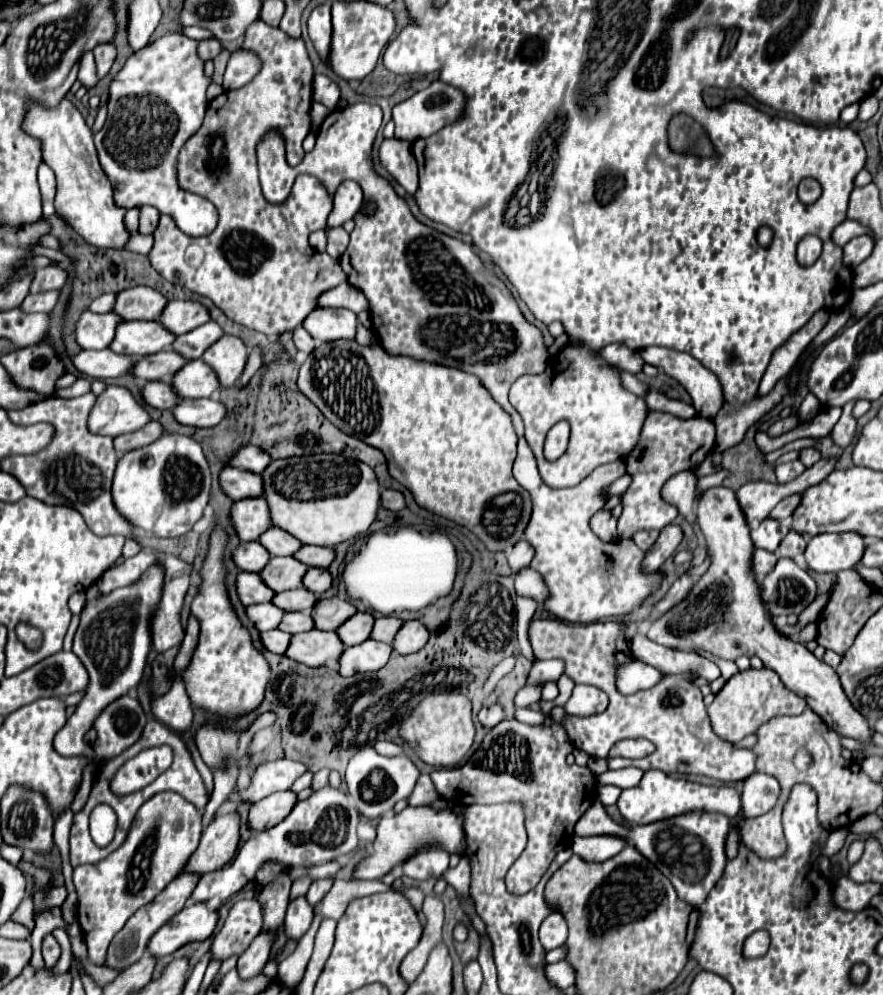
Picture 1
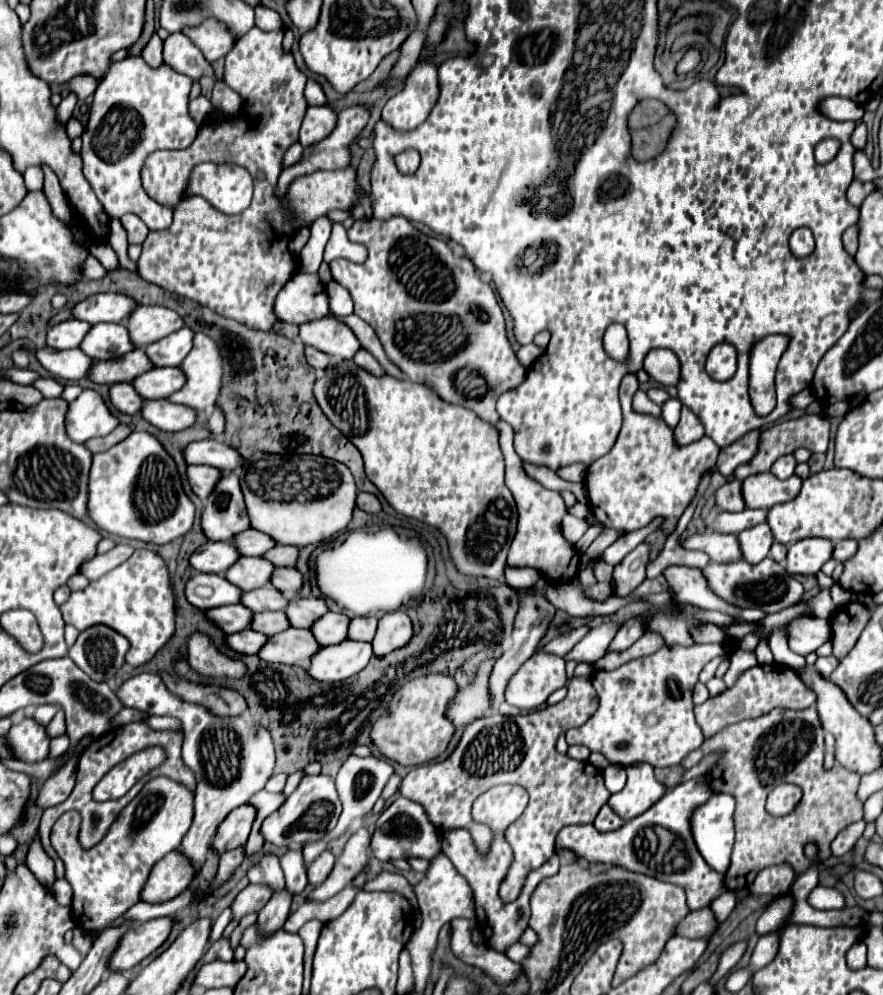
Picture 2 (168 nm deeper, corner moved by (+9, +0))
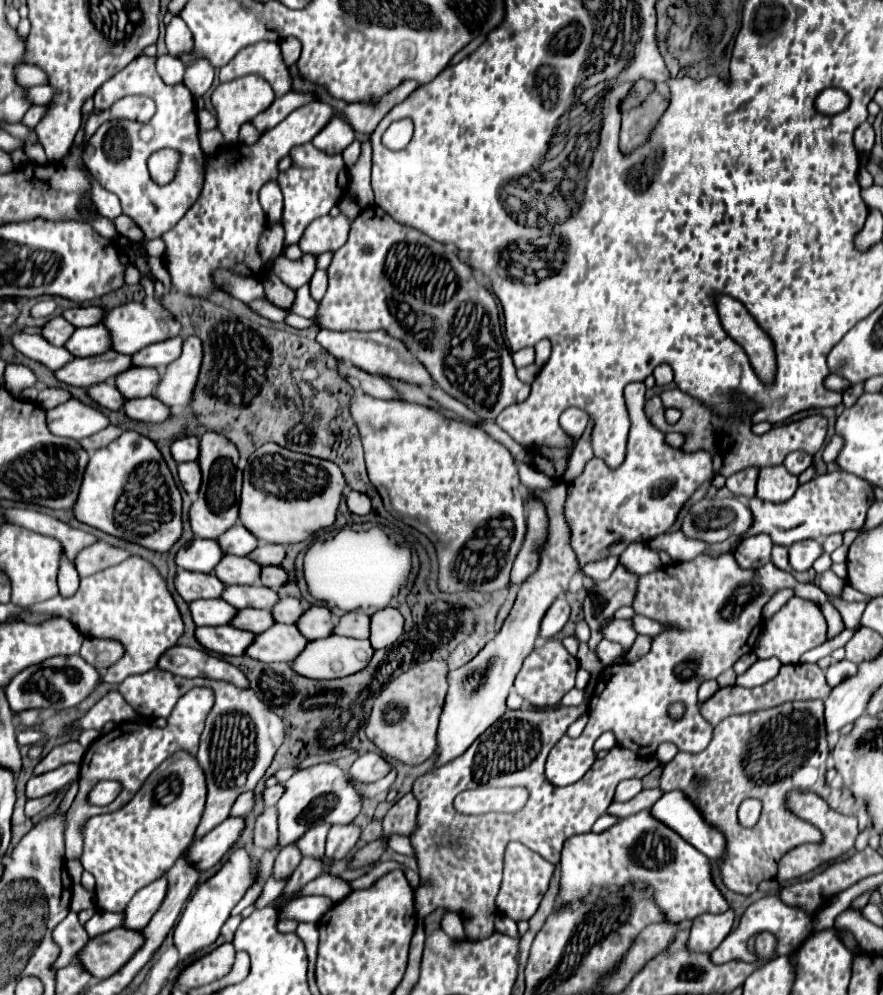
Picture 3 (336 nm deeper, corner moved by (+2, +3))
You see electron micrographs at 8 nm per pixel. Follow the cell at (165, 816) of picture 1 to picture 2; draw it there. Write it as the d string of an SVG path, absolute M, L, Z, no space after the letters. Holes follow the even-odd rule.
M157 777L121 811L103 843L85 851L79 845L77 811L67 811L57 819L51 831L51 845L65 863L65 879L73 889L73 917L83 931L101 933L127 909L141 901L141 891L149 879L151 867L169 851L175 851L193 821L193 793L177 781Z

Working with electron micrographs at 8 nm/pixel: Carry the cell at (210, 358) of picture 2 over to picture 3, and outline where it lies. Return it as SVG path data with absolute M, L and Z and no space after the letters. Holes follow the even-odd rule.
M190 336L184 338L182 354L166 366L162 372L160 384L154 390L154 396L166 404L172 412L172 408L188 406L192 400L192 388L196 386L196 376L200 370L200 356L202 356L202 344L200 338Z

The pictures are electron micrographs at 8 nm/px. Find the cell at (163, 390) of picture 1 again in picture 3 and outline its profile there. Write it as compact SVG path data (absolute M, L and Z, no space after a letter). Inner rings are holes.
M112 382L94 384L94 386L90 386L86 392L88 392L88 396L90 396L96 404L100 404L100 406L104 406L104 408L108 408L108 410L120 410L120 408L124 406L124 398L120 396L118 388L116 388Z

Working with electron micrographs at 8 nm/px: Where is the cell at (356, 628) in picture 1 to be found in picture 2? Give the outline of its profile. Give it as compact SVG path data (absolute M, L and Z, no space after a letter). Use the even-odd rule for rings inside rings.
M329 611L325 613L315 625L313 625L313 635L315 639L327 647L327 645L337 645L341 641L347 639L347 631L349 631L349 623L351 619L345 613L335 613Z

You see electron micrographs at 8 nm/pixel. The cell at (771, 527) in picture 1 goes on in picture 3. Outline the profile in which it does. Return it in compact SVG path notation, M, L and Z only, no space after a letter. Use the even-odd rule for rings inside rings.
M766 534L760 536L752 536L752 538L744 538L740 540L740 544L736 546L736 550L732 552L738 566L740 568L760 568L766 562L770 562L770 550L772 550L772 540Z

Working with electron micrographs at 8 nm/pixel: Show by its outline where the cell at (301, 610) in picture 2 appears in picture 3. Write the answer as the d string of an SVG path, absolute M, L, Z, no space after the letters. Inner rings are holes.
M298 598L278 600L278 604L272 608L274 622L280 622L280 624L294 624L296 616L300 616L300 612L304 612L304 610L302 610L302 604Z

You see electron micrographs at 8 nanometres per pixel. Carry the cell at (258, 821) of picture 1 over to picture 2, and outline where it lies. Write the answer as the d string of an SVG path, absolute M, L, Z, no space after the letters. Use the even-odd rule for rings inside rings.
M241 805L233 809L217 829L217 837L211 843L213 849L217 853L225 853L229 849L243 847L251 833L251 825L255 817L257 817L257 809L253 805Z

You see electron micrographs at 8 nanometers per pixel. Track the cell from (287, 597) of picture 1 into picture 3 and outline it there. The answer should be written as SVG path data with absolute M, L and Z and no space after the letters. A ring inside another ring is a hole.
M262 584L226 586L220 598L226 600L236 610L242 610L242 608L264 608L264 610L270 610L278 602L276 590L264 588Z

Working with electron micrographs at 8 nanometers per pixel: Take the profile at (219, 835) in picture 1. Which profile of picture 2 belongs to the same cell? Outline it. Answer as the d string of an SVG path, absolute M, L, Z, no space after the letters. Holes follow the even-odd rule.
M171 851L165 855L165 859L155 863L149 875L149 883L145 883L145 891L141 891L141 901L161 903L173 899L185 891L197 875L199 871L187 855L181 851Z

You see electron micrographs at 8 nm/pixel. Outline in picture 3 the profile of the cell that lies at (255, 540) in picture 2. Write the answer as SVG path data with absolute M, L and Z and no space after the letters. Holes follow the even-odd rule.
M234 524L218 538L218 544L224 554L248 556L258 546L258 540L242 524Z

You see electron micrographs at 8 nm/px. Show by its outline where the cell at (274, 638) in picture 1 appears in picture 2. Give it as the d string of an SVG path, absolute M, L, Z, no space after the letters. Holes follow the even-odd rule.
M245 629L239 633L233 633L231 637L227 635L227 645L231 649L235 649L237 653L243 655L251 655L251 653L259 653L259 649L267 643L267 635L265 633L257 633L253 629Z

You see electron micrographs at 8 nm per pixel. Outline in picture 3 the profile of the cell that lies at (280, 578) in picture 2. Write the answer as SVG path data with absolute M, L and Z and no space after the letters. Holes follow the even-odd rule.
M264 566L260 572L260 584L278 590L286 582L286 572L280 566Z

